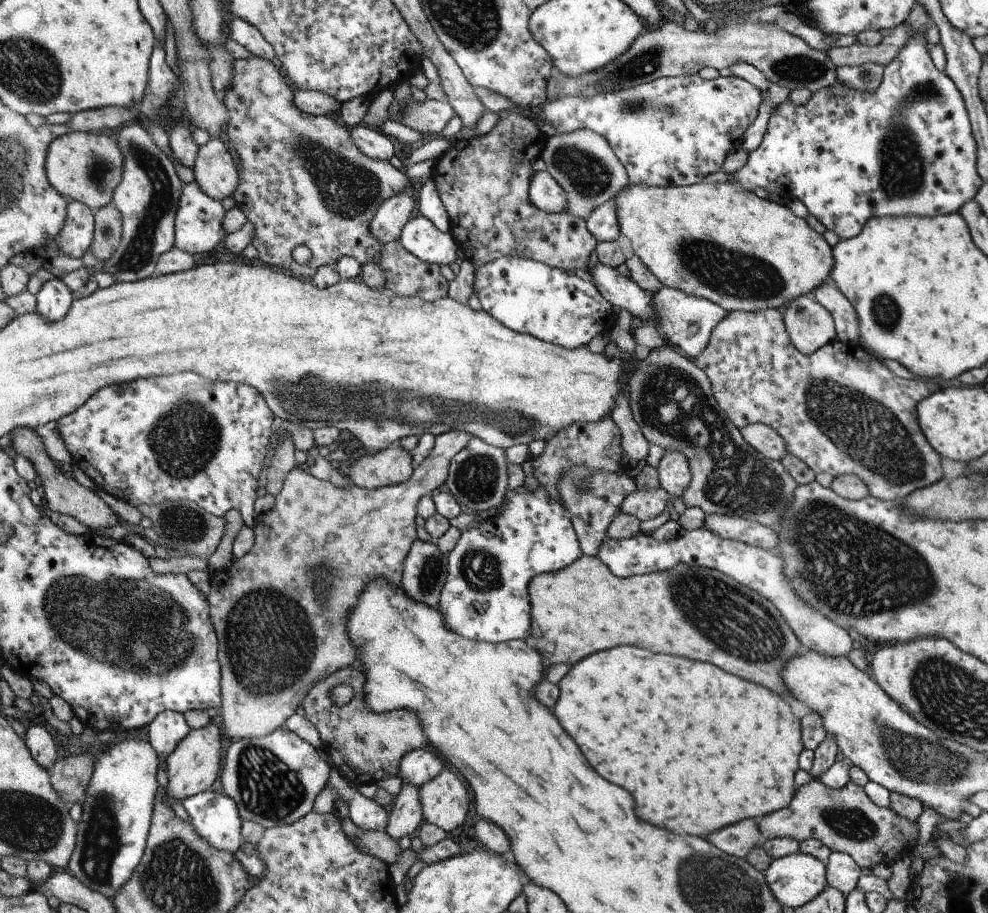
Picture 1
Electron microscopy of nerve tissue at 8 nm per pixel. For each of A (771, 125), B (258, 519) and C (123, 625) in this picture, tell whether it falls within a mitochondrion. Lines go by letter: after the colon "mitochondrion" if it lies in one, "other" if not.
A: other
B: other
C: mitochondrion

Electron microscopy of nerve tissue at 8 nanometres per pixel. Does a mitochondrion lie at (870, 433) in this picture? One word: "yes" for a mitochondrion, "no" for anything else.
yes

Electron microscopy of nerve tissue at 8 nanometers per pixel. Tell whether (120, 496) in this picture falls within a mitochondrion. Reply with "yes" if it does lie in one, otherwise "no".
no

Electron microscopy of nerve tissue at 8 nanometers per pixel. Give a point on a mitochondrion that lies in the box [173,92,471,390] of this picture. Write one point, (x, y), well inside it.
(345, 189)

